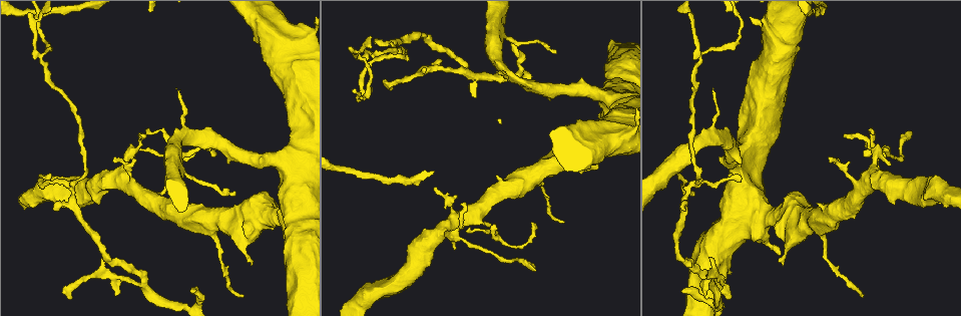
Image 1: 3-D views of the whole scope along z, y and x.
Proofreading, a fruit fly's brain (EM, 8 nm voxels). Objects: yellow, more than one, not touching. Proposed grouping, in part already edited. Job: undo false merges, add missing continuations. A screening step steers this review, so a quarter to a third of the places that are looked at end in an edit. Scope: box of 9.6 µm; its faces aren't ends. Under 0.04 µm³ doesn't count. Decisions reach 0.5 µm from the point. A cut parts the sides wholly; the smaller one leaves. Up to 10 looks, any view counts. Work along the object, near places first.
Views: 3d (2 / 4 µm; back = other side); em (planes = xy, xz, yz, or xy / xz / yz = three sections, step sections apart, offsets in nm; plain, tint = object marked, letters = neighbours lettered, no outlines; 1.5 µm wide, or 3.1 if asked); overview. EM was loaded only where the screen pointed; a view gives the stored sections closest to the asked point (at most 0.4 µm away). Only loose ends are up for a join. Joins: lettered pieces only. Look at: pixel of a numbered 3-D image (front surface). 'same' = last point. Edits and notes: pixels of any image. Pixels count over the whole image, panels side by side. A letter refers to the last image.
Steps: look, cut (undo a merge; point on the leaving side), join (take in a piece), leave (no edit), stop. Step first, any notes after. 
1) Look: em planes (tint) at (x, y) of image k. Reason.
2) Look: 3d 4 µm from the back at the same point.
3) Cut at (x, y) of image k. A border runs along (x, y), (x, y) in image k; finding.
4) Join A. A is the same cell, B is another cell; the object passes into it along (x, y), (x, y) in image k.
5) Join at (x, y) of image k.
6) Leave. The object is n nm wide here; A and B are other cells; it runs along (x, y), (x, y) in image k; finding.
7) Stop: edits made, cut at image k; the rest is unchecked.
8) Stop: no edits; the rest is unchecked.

Look: em planes (letters) at (148, 129) of image 1. Free end.

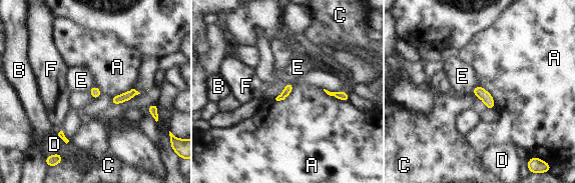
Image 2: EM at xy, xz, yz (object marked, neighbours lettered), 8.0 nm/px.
Leave. A, B, C, D, E and F are other cells; a border runs along (323, 89), (334, 97), (349, 101) in image 2; no lettered piece goes on from it.

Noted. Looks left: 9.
Look: em xy step 4 (letters) at (864, 295) of image 1. Tapers out.

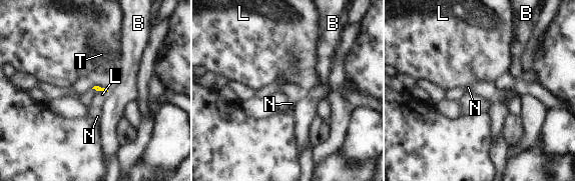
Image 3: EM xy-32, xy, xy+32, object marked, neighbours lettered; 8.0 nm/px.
Look: em planes (letters) at the same point. Cut it another way.

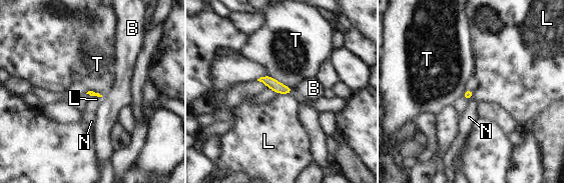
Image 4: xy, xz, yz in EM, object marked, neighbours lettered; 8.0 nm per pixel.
Leave. B, L, N and T are other cells; a border runs along (280, 93), (291, 94) in image 4; none of them fits.

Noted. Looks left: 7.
Look: em planes (letters) at (693, 192) of image 1. Thin end.

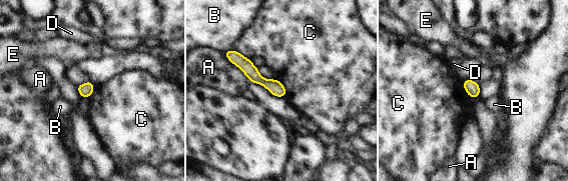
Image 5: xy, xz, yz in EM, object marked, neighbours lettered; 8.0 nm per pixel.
Leave. A, B, C, D and E are other cells; it runs along (234, 55), (258, 79), (284, 93) in image 5; none of them fits.

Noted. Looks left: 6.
Look: em xy step 8 (plain) at (499, 70) of image 1. Thin end.

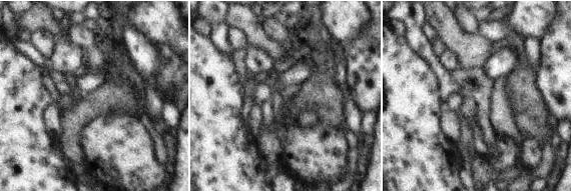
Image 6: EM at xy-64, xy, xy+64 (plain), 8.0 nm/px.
Look: em xy step 8 (tint) at the same point.

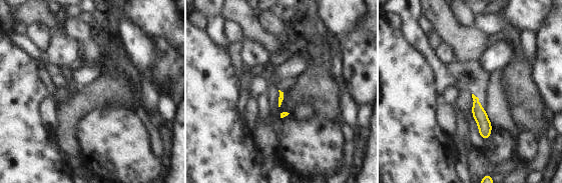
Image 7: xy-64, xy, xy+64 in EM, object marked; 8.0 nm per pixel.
Look: em xy step 8 (letters) at the same point. What lies round it.

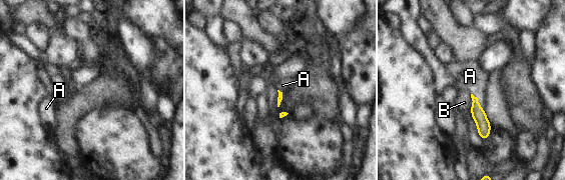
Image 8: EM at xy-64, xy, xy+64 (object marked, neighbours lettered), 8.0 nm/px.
Join A. A is the same cell, B is another cell; the object passes into it along (483, 125), (478, 102), (470, 76) in image 8; it goes on there.

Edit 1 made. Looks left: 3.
Stop: edits made, join at image 8; the rest is unchecked.

